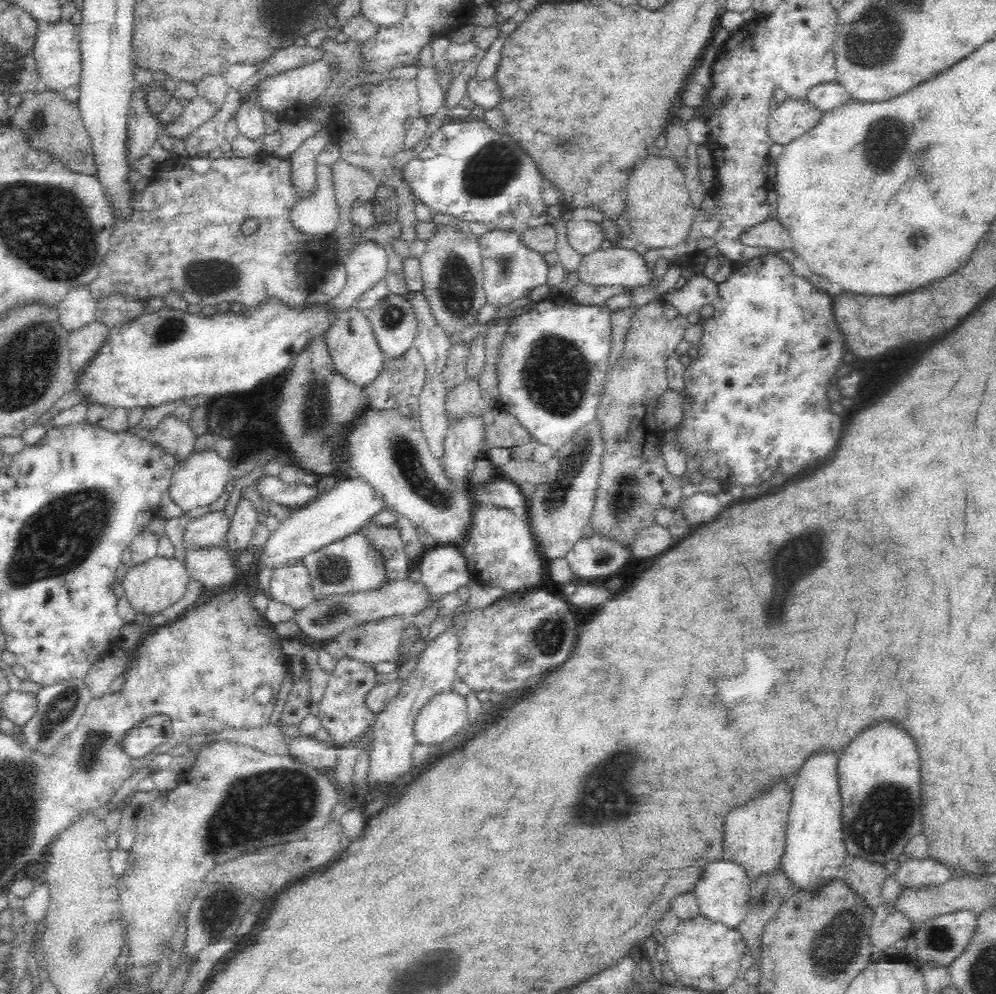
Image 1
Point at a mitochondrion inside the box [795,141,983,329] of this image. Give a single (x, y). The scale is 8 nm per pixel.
(917, 235)

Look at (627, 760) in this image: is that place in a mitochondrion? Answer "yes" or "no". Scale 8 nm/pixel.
yes

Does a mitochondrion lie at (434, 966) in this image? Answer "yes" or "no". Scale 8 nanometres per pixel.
no

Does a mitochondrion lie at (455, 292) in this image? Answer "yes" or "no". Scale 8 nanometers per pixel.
yes

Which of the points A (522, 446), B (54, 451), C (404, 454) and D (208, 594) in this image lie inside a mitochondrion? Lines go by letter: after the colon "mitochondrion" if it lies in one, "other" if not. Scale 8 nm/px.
A: other
B: other
C: mitochondrion
D: other

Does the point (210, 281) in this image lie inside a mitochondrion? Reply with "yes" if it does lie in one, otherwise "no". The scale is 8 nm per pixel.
yes

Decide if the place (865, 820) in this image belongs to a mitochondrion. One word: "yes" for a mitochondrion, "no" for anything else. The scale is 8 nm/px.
yes

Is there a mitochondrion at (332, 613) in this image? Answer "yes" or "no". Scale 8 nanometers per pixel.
yes

